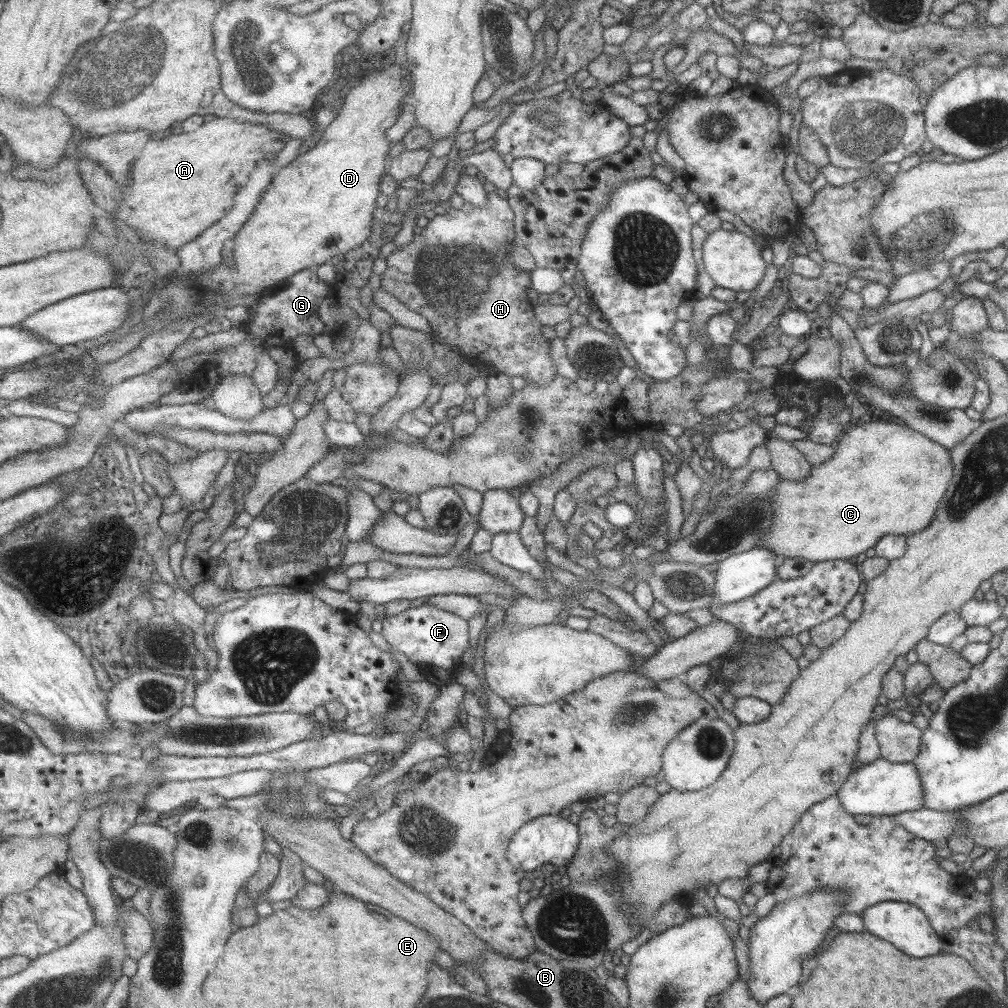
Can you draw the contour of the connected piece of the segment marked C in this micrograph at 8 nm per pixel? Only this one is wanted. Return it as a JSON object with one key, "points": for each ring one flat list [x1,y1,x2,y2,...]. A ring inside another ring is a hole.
{"points":[[880,416,856,422,835,445,834,455,824,463,812,465,806,479,780,479,778,487,772,489,772,525,756,547,772,550,781,560,800,556,814,563,834,559,853,561,858,554,872,548,882,536,900,534,907,537,928,528,938,502,952,480,954,468,947,448,901,422,890,422]]}

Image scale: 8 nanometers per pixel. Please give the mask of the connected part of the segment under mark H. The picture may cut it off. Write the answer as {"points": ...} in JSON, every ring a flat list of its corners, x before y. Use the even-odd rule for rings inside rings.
{"points":[[496,191,490,192,490,198,488,198,488,204,486,206,476,206,472,202,467,202,464,208,448,209,444,215,436,215,428,226,424,228,422,234,416,235,411,243,401,246,392,253,389,257,390,267,383,274,383,288,400,301,403,301,411,310,420,313,429,320,436,342,448,344,450,348,452,346,460,348,466,354,467,359,474,357,478,358,480,362,484,362,484,364,496,366,497,373,508,374,510,377,523,377,530,384,547,386,559,376,558,368,552,359,552,349,554,346,553,341,544,336,544,325,546,324,538,318,536,306,532,304,532,300,528,296,530,288,535,288,533,271,517,267,510,258,510,250,513,244,519,243,517,236,517,212,514,210,510,199,506,200,504,196,500,196]]}

